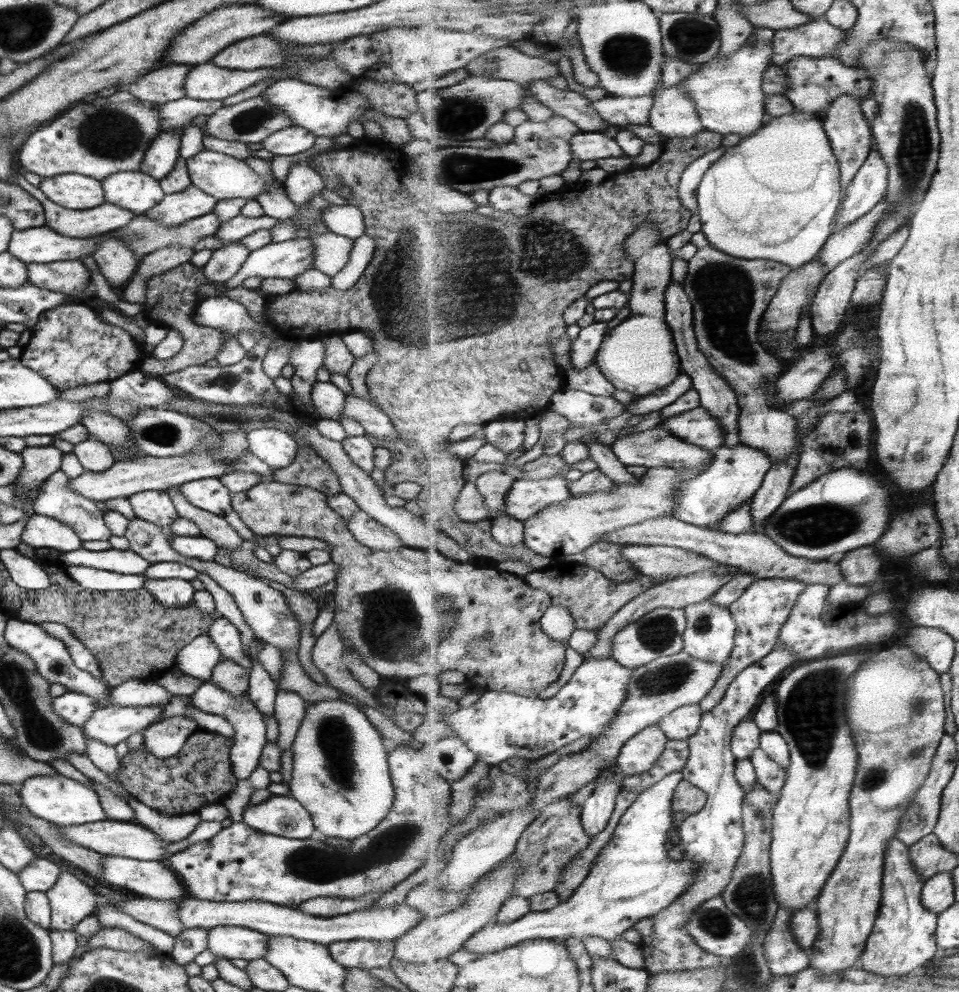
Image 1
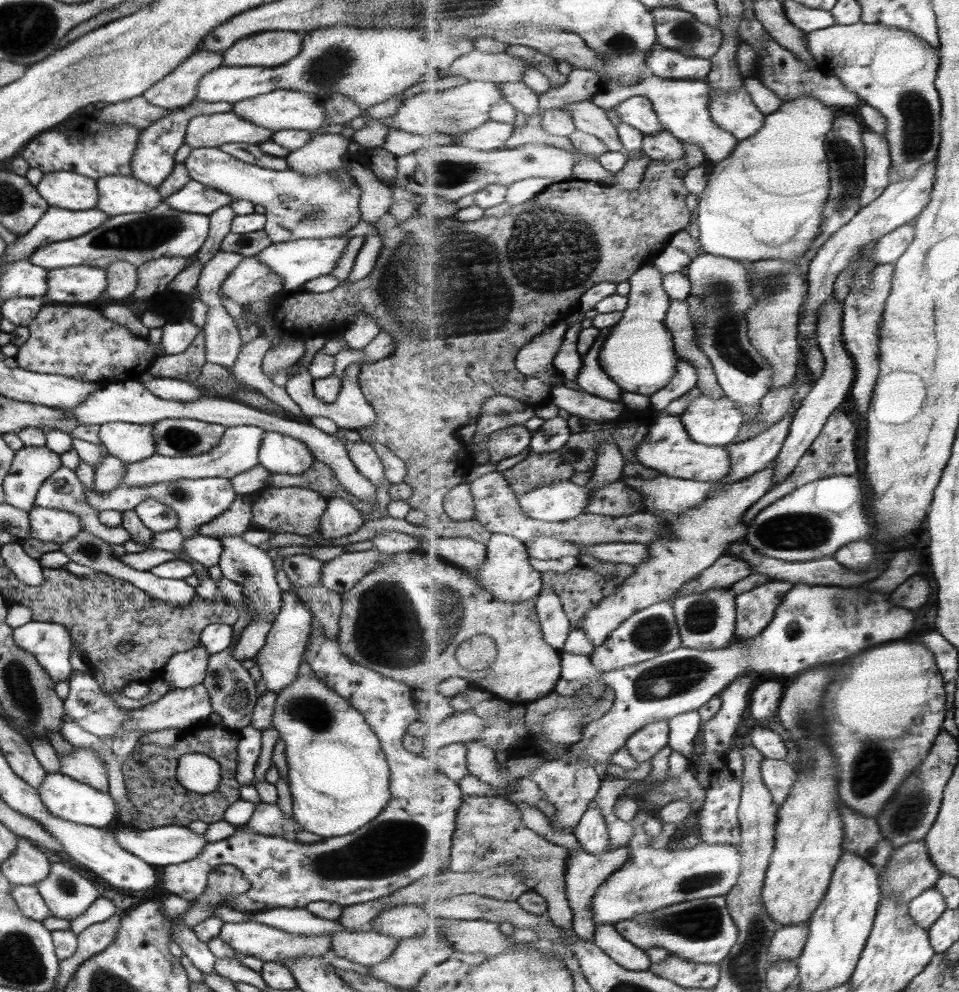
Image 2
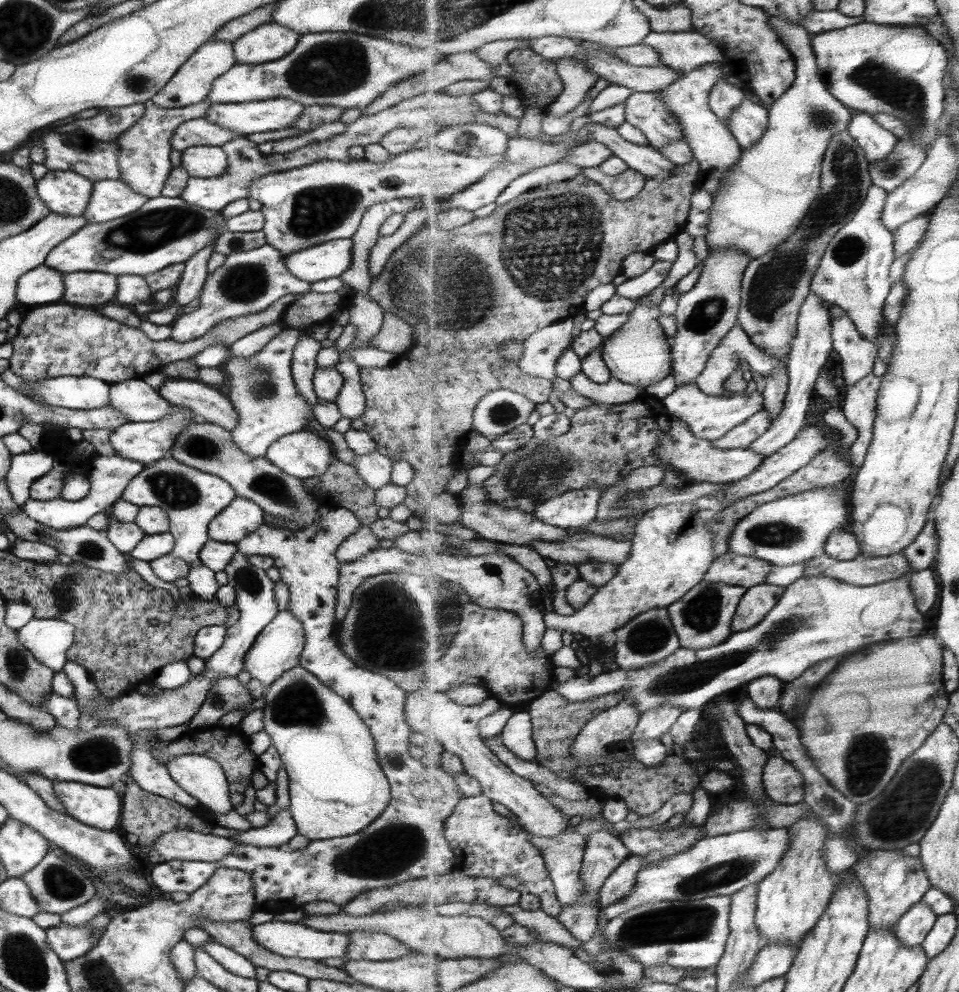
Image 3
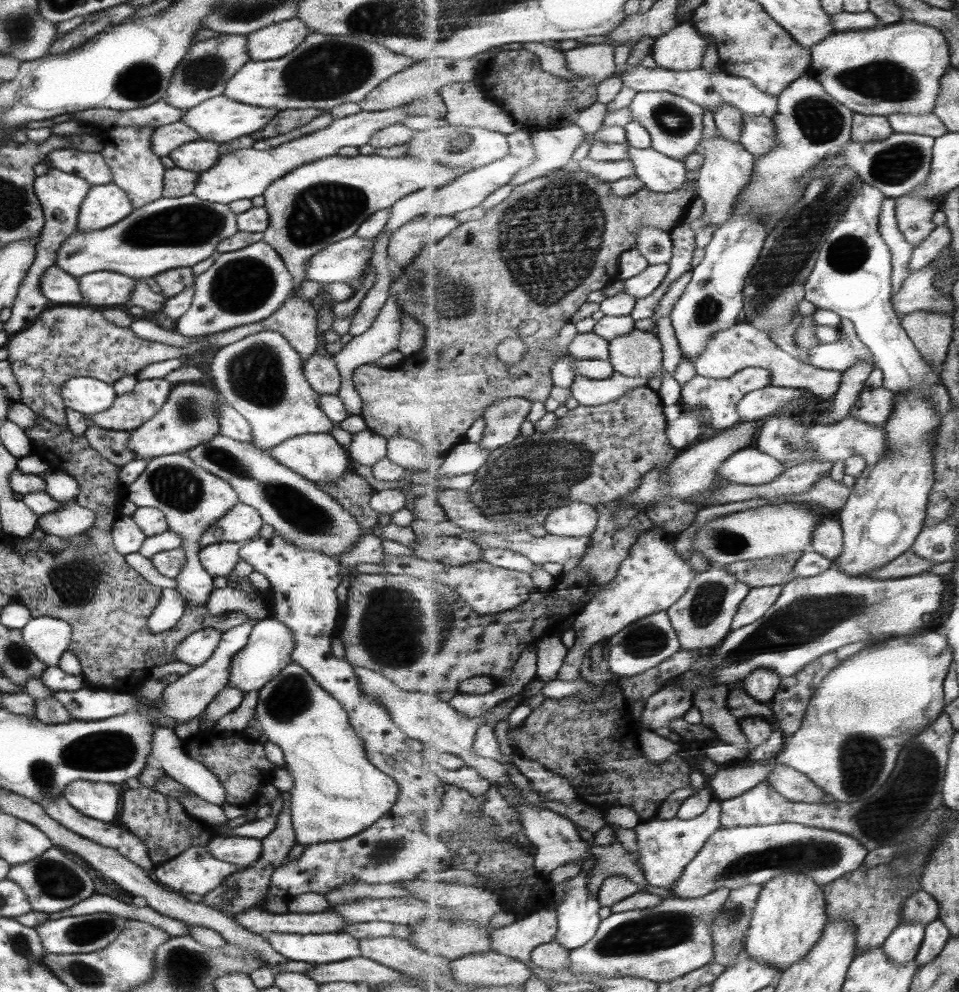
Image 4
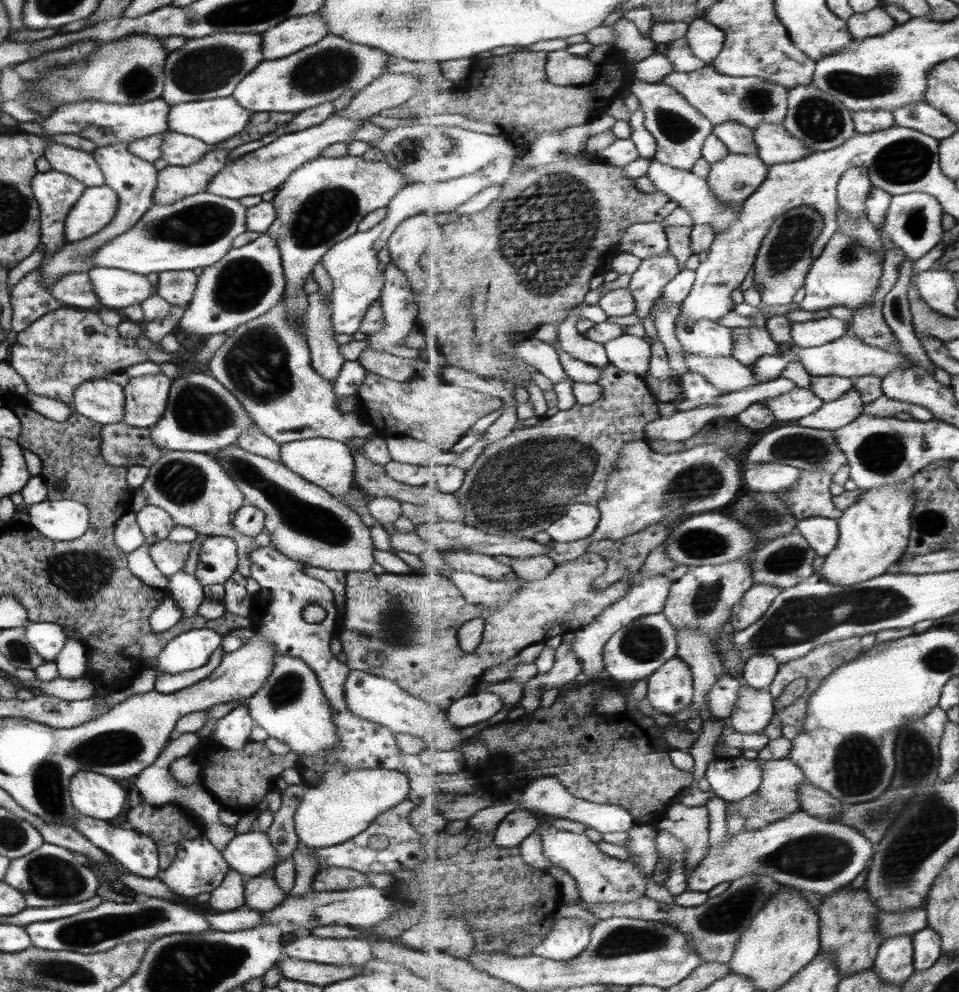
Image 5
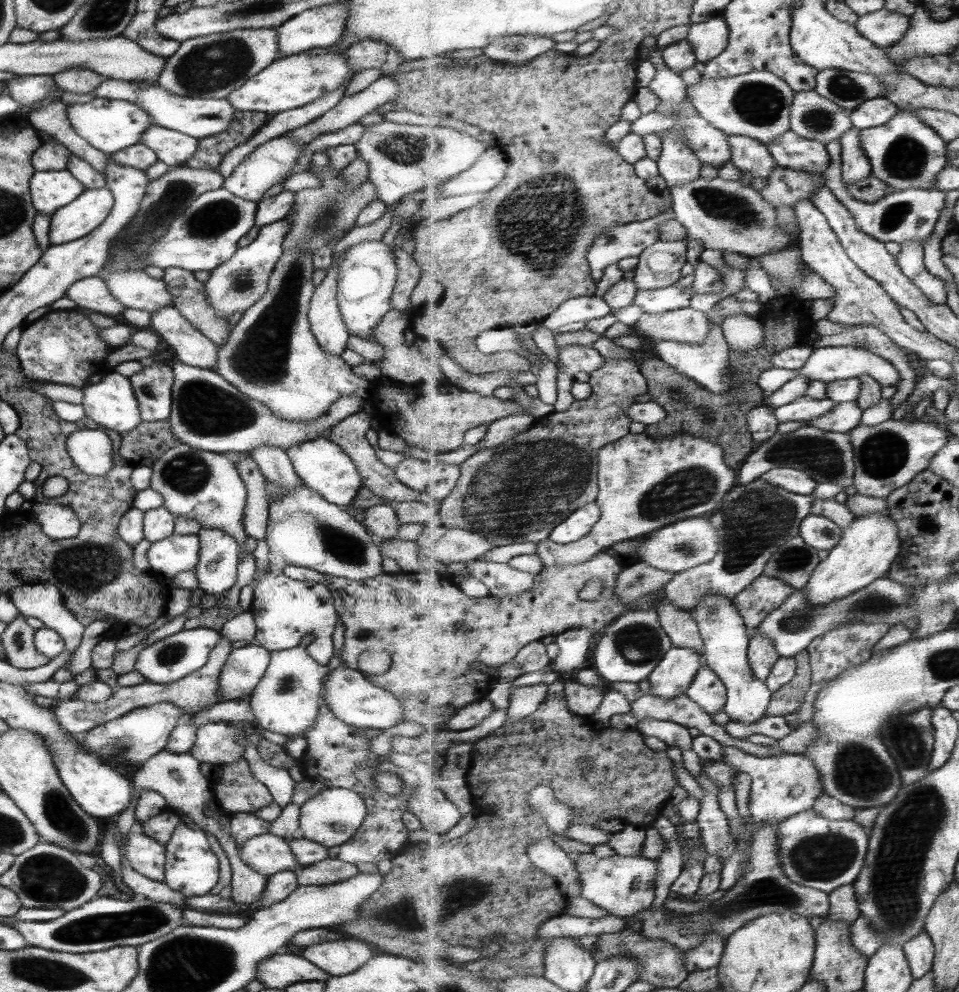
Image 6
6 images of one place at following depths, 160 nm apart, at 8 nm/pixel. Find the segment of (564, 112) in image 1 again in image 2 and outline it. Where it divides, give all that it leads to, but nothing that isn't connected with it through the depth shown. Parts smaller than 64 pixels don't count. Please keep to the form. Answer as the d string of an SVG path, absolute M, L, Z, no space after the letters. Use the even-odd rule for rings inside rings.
M580 100L573 104L564 106L566 111L572 114L573 120L576 121L576 130L597 136L601 141L607 145L609 152L621 152L629 159L633 159L636 152L627 150L621 144L620 136L618 133L618 126L615 126L604 108L597 106L592 100Z

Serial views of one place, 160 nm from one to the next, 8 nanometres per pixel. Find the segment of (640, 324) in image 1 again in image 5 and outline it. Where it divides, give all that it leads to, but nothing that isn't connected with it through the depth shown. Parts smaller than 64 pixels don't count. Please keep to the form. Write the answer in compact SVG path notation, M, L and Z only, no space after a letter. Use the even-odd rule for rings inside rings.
M623 334L604 344L610 364L644 377L652 363L652 344L647 338Z

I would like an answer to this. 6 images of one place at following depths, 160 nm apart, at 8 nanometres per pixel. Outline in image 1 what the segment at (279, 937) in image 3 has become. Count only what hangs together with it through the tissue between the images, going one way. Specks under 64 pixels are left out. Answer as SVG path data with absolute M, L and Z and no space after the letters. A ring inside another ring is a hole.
M236 926L213 927L206 936L206 948L215 957L227 960L263 959L266 955L268 935Z

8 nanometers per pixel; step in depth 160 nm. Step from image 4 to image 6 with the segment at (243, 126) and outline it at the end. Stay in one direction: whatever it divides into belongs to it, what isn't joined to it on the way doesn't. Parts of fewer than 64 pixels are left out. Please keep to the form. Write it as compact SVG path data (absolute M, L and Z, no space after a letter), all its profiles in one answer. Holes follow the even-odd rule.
M104 79L93 89L92 93L98 99L132 102L149 115L153 125L180 132L195 140L201 140L203 137L213 136L224 131L235 111L226 98L177 96L157 84Z

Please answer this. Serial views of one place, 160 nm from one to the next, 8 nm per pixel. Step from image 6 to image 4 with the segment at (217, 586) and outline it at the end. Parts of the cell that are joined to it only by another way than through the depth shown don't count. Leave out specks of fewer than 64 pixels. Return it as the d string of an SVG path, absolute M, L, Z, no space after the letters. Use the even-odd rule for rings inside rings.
M236 542L209 544L198 550L198 559L205 572L213 579L216 576L227 577L240 559Z

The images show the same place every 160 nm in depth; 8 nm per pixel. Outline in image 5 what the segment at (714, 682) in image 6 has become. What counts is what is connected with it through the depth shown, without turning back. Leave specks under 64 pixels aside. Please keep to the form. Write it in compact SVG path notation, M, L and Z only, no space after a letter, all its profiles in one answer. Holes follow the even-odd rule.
M729 674L721 675L713 692L709 692L709 709L716 718L728 718L737 708L741 698L741 690L745 688L745 681Z

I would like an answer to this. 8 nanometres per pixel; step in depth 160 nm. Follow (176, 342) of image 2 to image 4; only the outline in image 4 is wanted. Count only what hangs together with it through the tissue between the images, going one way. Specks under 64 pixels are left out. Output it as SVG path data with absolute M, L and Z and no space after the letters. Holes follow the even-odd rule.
M262 240L245 245L236 251L218 253L213 264L206 268L201 275L194 278L193 298L189 308L173 322L173 330L181 336L204 336L223 332L239 325L259 323L271 316L285 299L289 298L293 290L291 275L285 268L279 255Z

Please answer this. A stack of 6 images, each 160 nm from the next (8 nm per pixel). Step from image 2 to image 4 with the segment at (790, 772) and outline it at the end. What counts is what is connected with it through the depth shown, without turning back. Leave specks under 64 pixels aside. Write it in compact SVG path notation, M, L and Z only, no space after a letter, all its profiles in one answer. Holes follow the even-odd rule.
M777 765L769 775L765 787L773 788L793 802L821 804L826 802L826 792L807 775L787 766Z

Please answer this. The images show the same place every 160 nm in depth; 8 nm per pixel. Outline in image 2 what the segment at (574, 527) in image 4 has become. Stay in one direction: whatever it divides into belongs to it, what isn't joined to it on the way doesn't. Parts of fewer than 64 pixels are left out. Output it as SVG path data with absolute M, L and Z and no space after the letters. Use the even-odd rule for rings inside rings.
M604 442L598 448L592 484L617 482L624 476L625 457L616 442ZM564 480L534 488L518 499L527 516L545 522L561 522L585 512L591 491L587 484L578 486L575 482Z

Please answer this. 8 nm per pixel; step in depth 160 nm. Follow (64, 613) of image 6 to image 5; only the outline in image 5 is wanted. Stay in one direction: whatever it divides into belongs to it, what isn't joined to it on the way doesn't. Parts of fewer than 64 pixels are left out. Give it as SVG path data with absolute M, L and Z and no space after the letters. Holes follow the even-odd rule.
M64 630L66 640L63 648L54 659L58 676L65 679L78 679L86 675L87 649L77 638Z

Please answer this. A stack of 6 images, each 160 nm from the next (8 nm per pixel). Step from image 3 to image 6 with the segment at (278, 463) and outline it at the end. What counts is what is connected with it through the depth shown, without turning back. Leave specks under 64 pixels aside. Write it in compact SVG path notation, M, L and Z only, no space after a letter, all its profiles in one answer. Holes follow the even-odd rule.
M321 436L315 440L307 440L301 444L294 444L285 450L295 474L303 485L316 492L325 502L337 507L348 507L358 493L361 476L351 459L331 440Z

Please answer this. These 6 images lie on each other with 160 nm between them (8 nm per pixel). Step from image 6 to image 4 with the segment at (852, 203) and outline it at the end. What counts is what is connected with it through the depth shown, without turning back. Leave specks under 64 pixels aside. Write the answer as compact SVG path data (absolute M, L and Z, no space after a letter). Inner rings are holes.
M901 198L896 200L896 218L899 229L911 244L919 246L931 232L935 231L937 224L933 216L941 210L939 203L927 198Z

